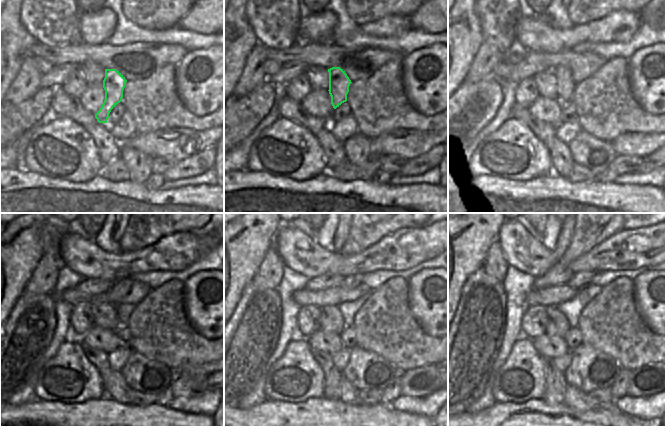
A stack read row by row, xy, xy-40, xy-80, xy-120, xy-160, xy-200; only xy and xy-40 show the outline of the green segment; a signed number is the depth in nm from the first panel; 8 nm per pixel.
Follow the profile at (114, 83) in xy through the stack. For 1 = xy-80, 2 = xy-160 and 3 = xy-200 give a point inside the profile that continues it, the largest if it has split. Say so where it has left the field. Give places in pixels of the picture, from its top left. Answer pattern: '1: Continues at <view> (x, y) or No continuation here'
1: Continues at xy-80 (565, 84)
2: Continues at xy-160 (352, 281)
3: Continues at xy-200 (580, 280).

